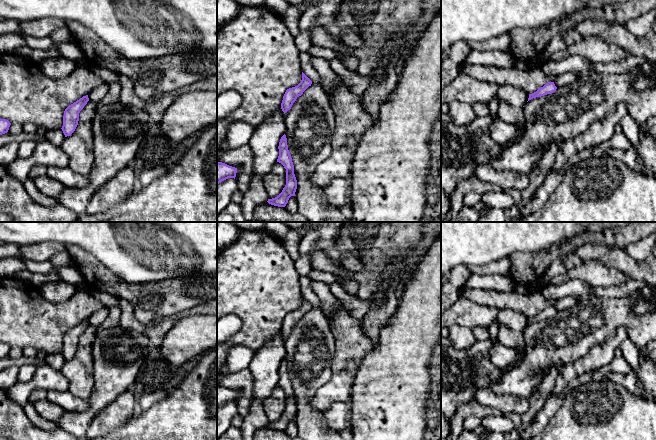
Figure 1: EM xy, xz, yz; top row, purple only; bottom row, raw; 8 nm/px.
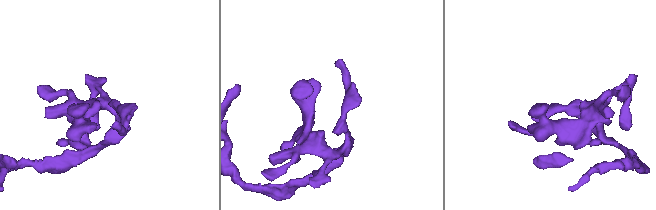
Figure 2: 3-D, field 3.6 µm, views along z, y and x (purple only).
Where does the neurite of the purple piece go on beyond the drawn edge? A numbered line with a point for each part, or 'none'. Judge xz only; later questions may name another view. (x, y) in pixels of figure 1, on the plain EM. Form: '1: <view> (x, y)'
none

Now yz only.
none

